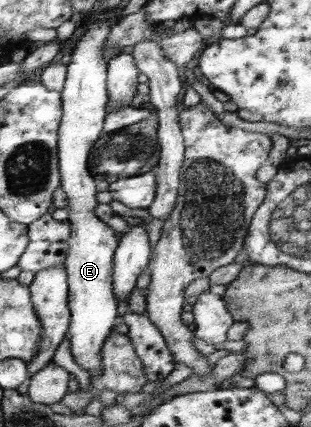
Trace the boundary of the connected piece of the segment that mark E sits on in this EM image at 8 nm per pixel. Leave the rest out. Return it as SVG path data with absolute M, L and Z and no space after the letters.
M97 16L85 24L87 27L81 39L75 44L72 52L72 60L67 64L66 79L62 97L62 119L58 128L58 163L61 174L60 187L66 191L66 198L69 198L68 223L70 224L70 238L66 242L66 262L64 264L68 276L68 307L71 313L68 332L71 335L70 350L76 364L85 369L89 374L99 374L103 369L102 348L105 340L111 334L111 328L116 325L117 300L114 293L114 253L118 248L118 232L110 225L99 218L95 207L98 201L97 179L89 170L91 159L89 154L93 150L95 141L103 134L103 120L106 120L105 104L109 100L107 94L108 84L105 84L105 58L103 58L104 45L107 37L110 36L111 22L113 17Z

